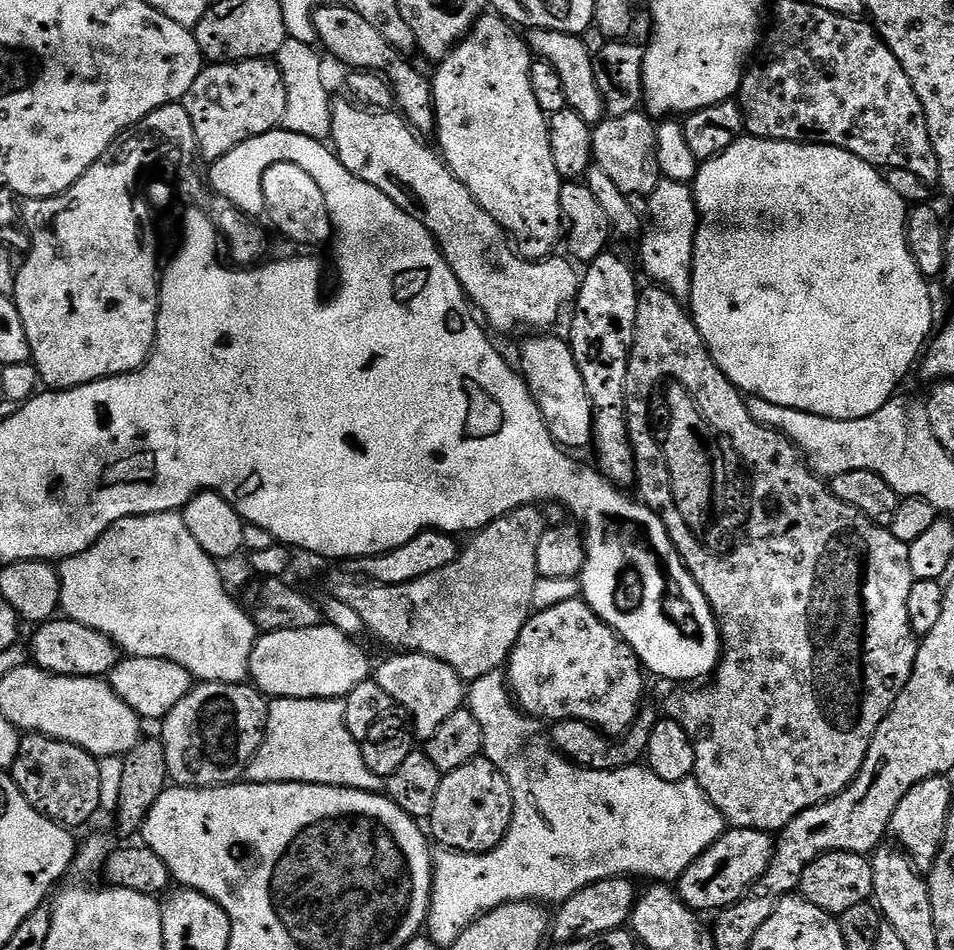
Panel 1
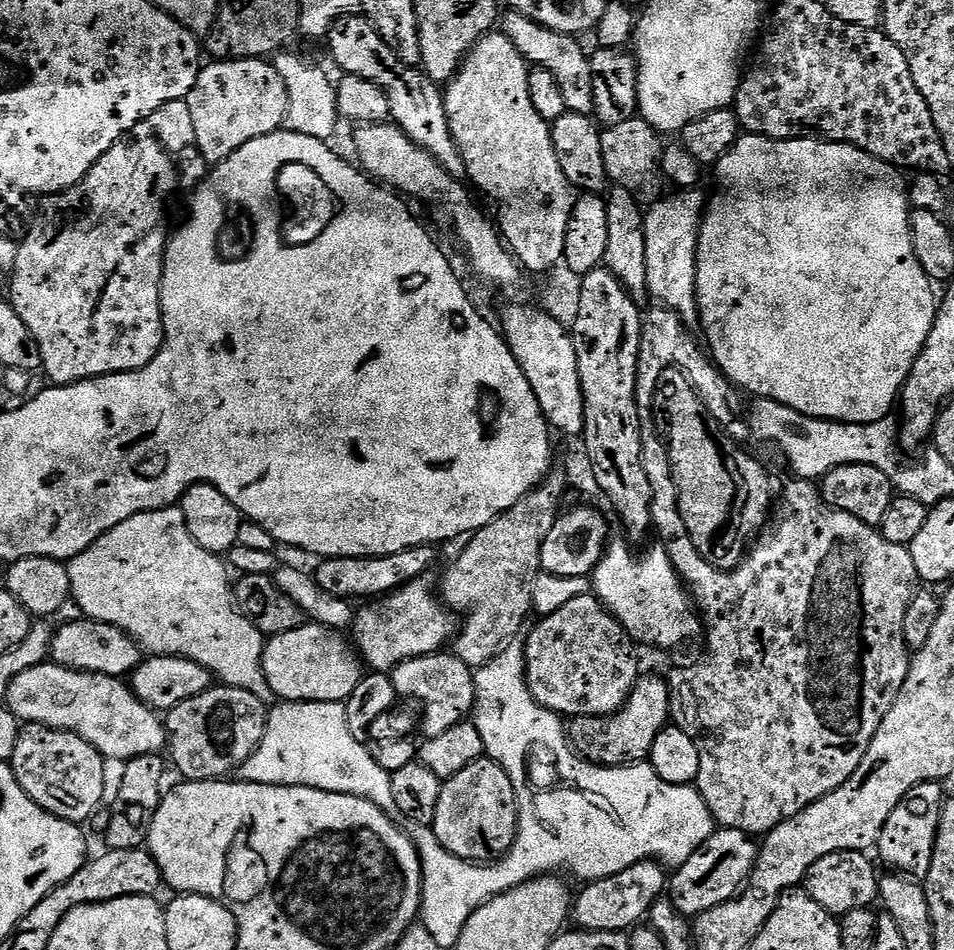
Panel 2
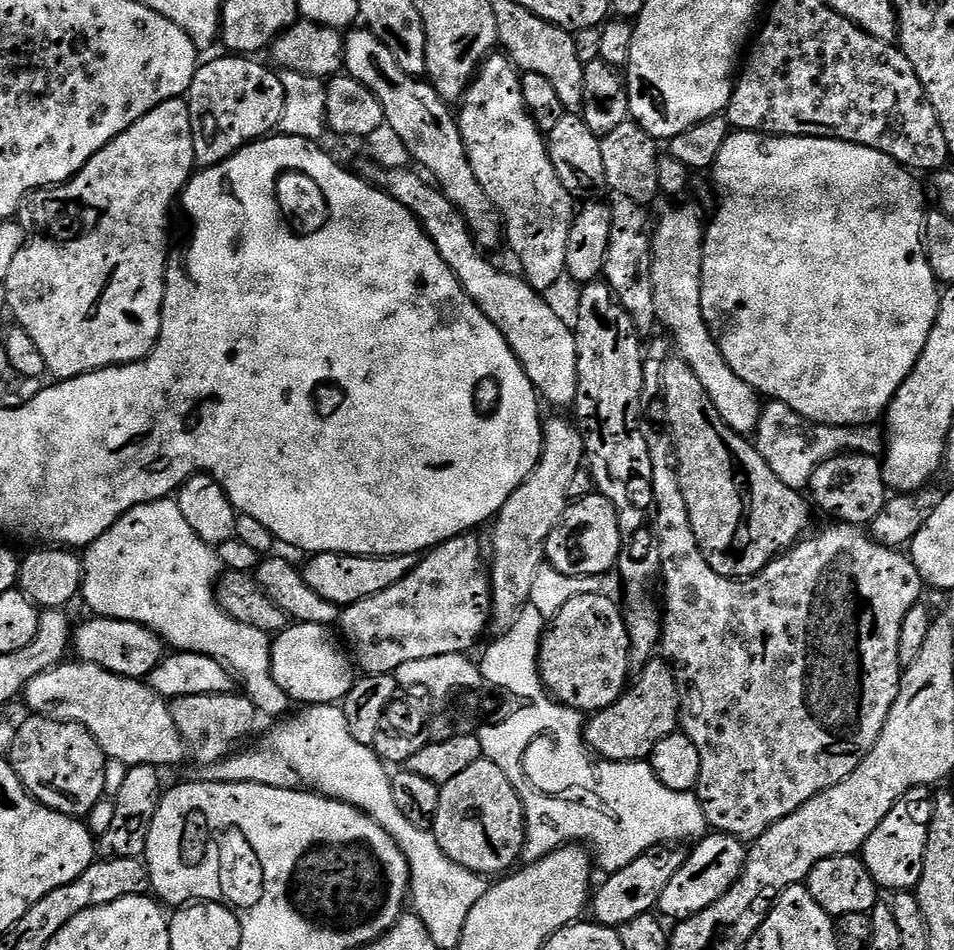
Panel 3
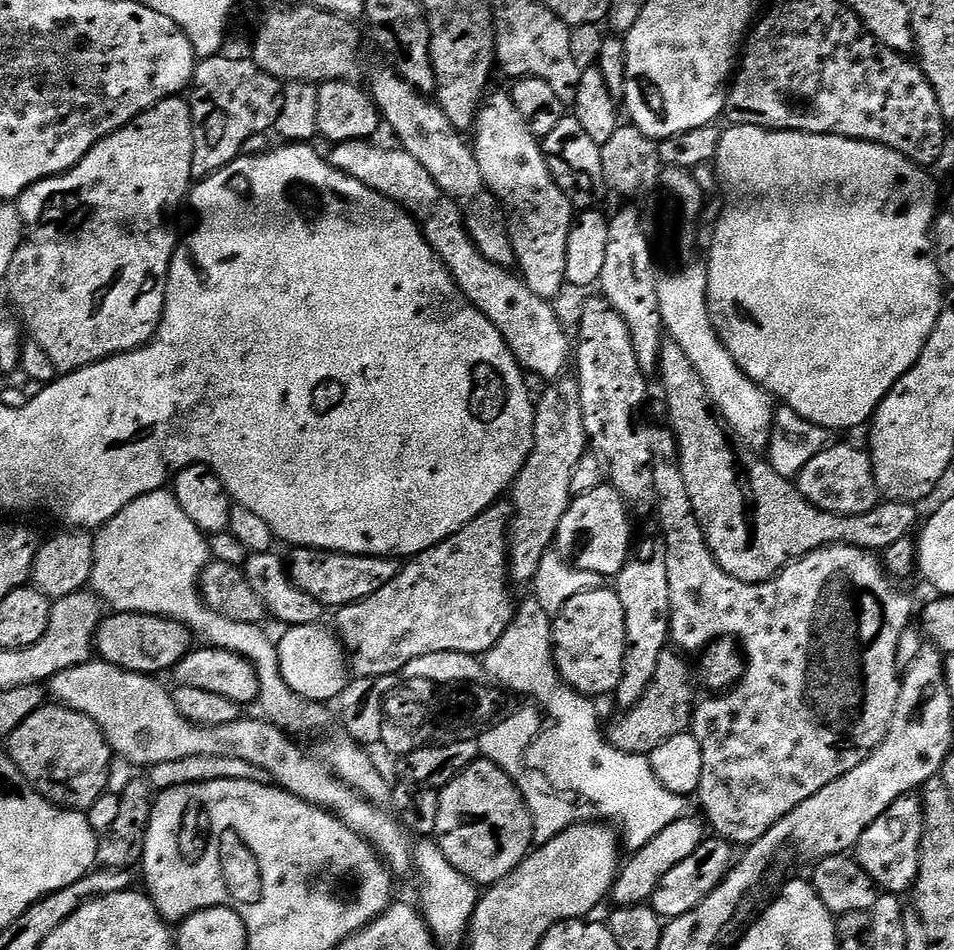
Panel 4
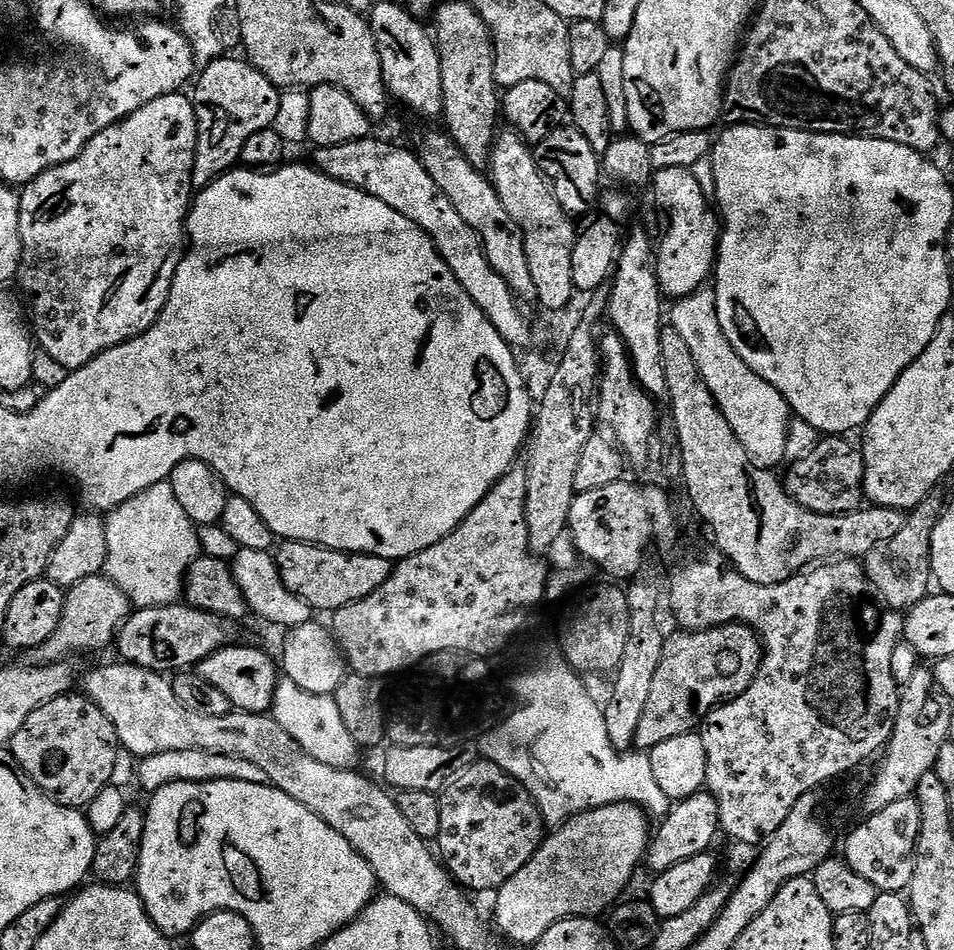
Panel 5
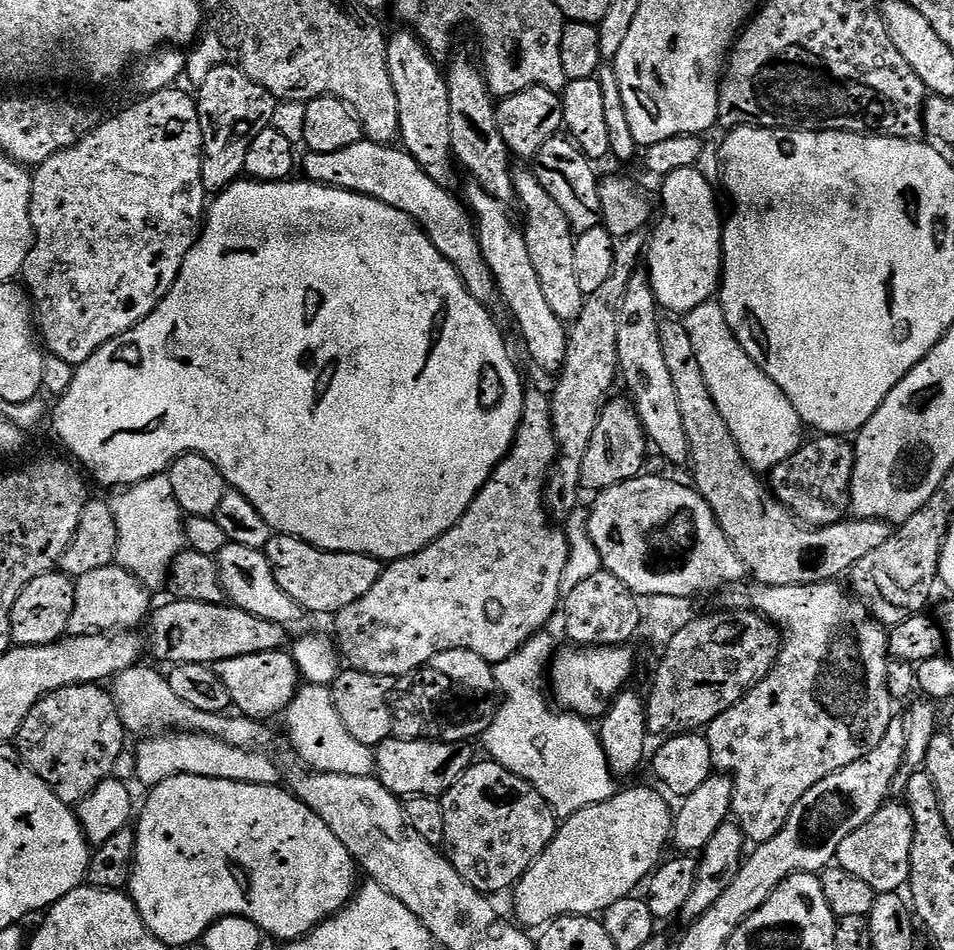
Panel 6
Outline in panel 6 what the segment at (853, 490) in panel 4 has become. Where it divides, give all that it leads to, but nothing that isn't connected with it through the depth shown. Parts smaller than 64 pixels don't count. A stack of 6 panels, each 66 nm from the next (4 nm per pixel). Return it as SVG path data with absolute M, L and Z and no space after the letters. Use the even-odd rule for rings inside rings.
M820 434L801 443L799 450L768 474L773 495L804 524L825 528L849 515L852 506L855 447L845 437Z

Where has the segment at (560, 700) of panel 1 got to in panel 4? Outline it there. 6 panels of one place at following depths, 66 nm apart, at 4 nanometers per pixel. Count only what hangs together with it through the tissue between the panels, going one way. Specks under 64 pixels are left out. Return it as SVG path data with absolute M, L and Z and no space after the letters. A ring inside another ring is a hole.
M597 586L582 594L574 594L574 598L562 606L552 622L552 656L556 659L561 680L574 691L589 698L611 697L615 693L618 682L622 682L622 658L626 658L626 614L615 587Z

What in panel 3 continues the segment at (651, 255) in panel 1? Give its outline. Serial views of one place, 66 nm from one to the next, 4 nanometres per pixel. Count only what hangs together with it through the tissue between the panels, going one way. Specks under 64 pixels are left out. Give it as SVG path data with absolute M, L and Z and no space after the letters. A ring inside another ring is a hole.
M680 204L677 208L670 209L657 224L655 221L651 238L656 318L661 325L668 327L667 335L674 341L675 351L690 365L694 374L698 374L698 382L706 386L706 394L710 394L726 426L734 429L739 436L751 437L760 421L761 397L749 384L742 382L742 378L738 378L734 370L730 370L702 314L700 279L706 231L703 216L704 212L698 205Z

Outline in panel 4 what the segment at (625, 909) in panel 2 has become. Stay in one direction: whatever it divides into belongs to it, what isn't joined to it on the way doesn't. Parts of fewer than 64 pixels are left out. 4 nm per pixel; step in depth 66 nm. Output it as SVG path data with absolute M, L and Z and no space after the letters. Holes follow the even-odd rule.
M691 814L681 816L670 826L666 826L666 830L662 830L662 834L654 834L654 838L650 838L650 842L646 842L646 846L635 849L629 855L632 856L629 860L627 857L623 861L610 893L613 905L632 908L636 904L647 904L651 901L654 890L658 890L658 882L662 878L666 878L667 872L674 870L674 866L678 866L678 862L690 858L690 854L694 854L694 850L698 850L698 846L704 844L706 824L699 815L696 816L691 816Z

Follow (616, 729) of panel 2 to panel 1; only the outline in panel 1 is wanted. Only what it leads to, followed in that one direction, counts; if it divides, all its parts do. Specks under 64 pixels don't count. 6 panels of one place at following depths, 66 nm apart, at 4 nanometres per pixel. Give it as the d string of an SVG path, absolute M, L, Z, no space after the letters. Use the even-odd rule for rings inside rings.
M648 706L641 707L640 714L632 723L631 728L615 742L605 738L596 725L587 724L585 720L558 720L551 725L552 740L550 739L550 744L561 756L580 768L589 768L595 772L612 772L616 768L639 765L645 759L650 734L657 719L657 713L652 713Z

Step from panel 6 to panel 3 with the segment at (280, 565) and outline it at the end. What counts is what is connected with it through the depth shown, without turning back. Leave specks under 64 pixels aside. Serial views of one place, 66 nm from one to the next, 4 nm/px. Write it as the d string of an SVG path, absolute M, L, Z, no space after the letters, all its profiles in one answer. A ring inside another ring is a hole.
M318 552L307 557L308 565L303 565L304 581L310 590L322 594L326 602L347 606L362 602L374 594L382 594L394 582L406 578L410 570L416 568L416 556L351 556L345 552Z

